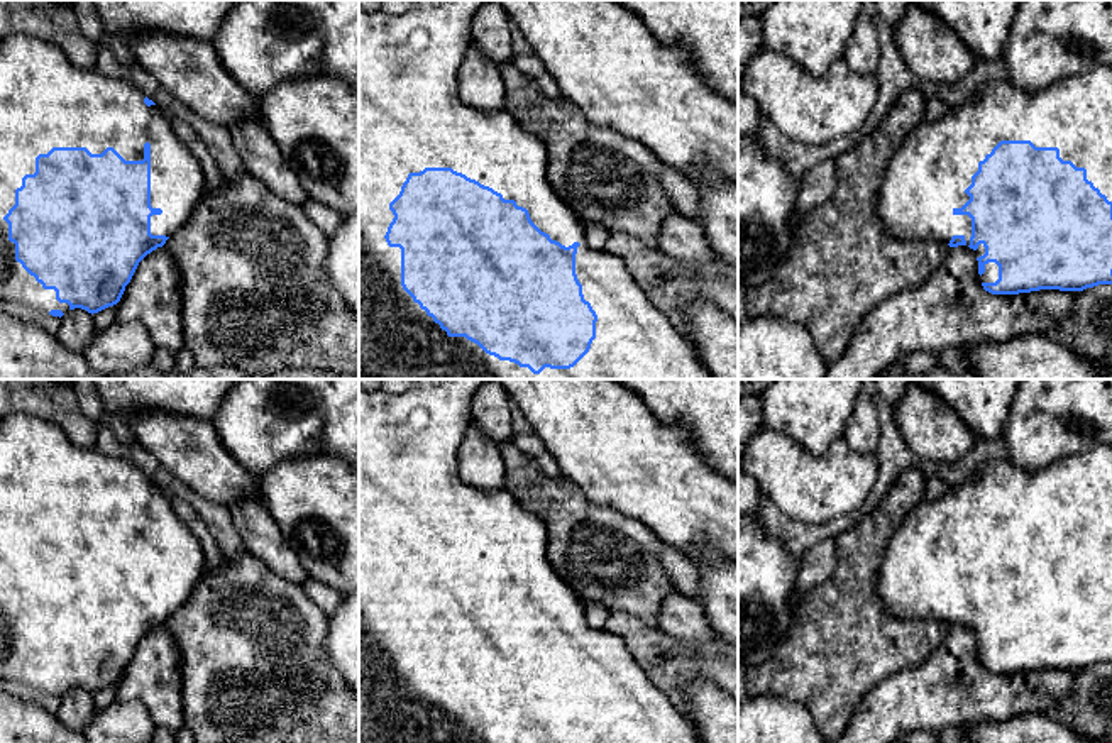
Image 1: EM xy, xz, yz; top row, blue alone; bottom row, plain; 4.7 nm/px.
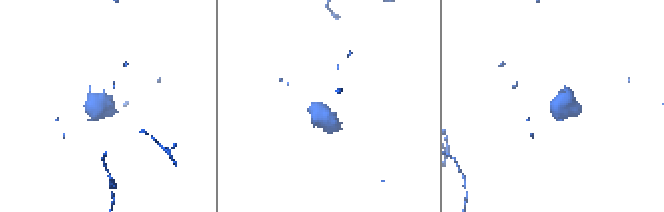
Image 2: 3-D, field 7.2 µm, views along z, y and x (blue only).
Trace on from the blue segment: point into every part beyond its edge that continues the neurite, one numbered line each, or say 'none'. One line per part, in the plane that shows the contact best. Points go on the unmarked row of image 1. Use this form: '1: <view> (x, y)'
1: xz (410, 496)

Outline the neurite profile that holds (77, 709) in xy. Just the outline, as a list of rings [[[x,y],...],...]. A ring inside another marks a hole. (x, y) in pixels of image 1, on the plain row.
[[[74,687],[61,696],[56,716],[66,728],[83,731],[91,723],[95,713],[93,694]]]

